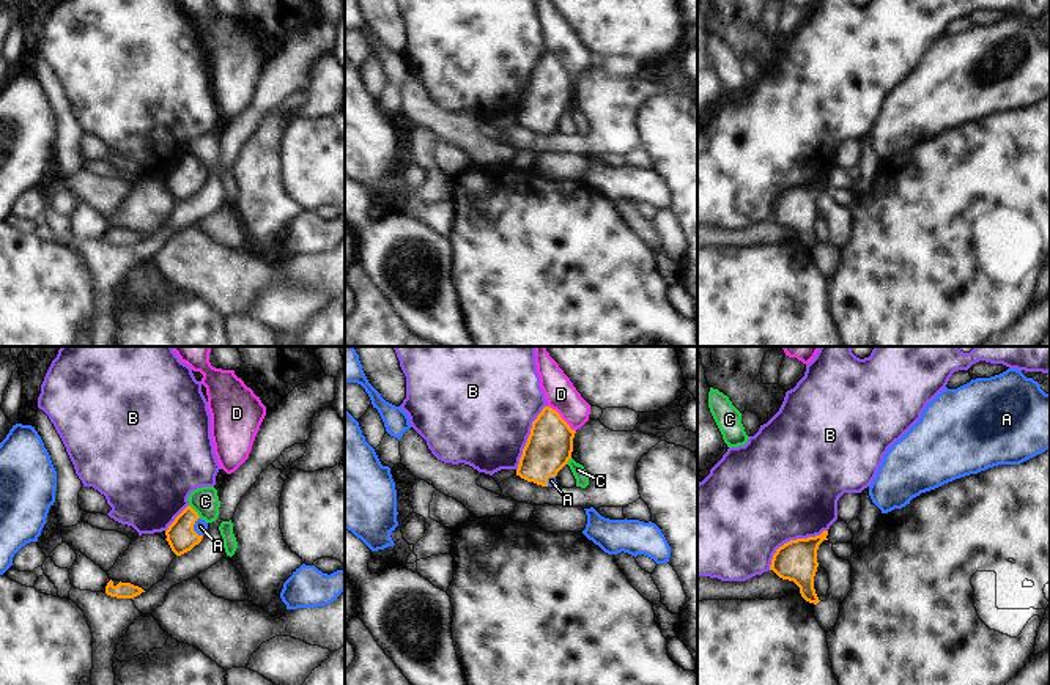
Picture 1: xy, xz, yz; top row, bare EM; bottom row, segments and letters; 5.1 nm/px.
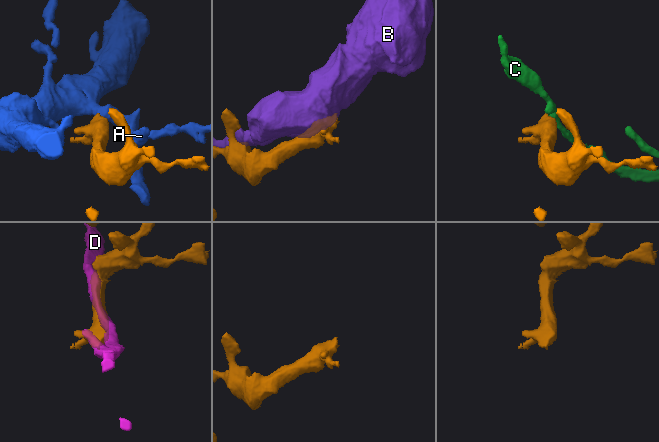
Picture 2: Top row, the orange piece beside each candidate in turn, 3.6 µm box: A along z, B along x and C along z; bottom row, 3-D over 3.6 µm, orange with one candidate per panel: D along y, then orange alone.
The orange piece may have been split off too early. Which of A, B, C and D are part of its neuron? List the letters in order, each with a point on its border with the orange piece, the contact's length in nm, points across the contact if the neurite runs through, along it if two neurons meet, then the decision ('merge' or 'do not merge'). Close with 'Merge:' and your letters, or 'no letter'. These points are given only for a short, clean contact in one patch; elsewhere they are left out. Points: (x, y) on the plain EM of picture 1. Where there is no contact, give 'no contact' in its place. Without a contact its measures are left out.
A: xy (192, 175) | 110 nm | across xy (181, 185), (192, 175), (200, 174) | merge
B: yz (792, 188) | 360 nm | do not merge
C: xy (194, 158) | 90 nm | along xy (189, 151), (200, 164) | do not merge
D: xz (561, 65) | 200 nm | do not merge
Merge: A

